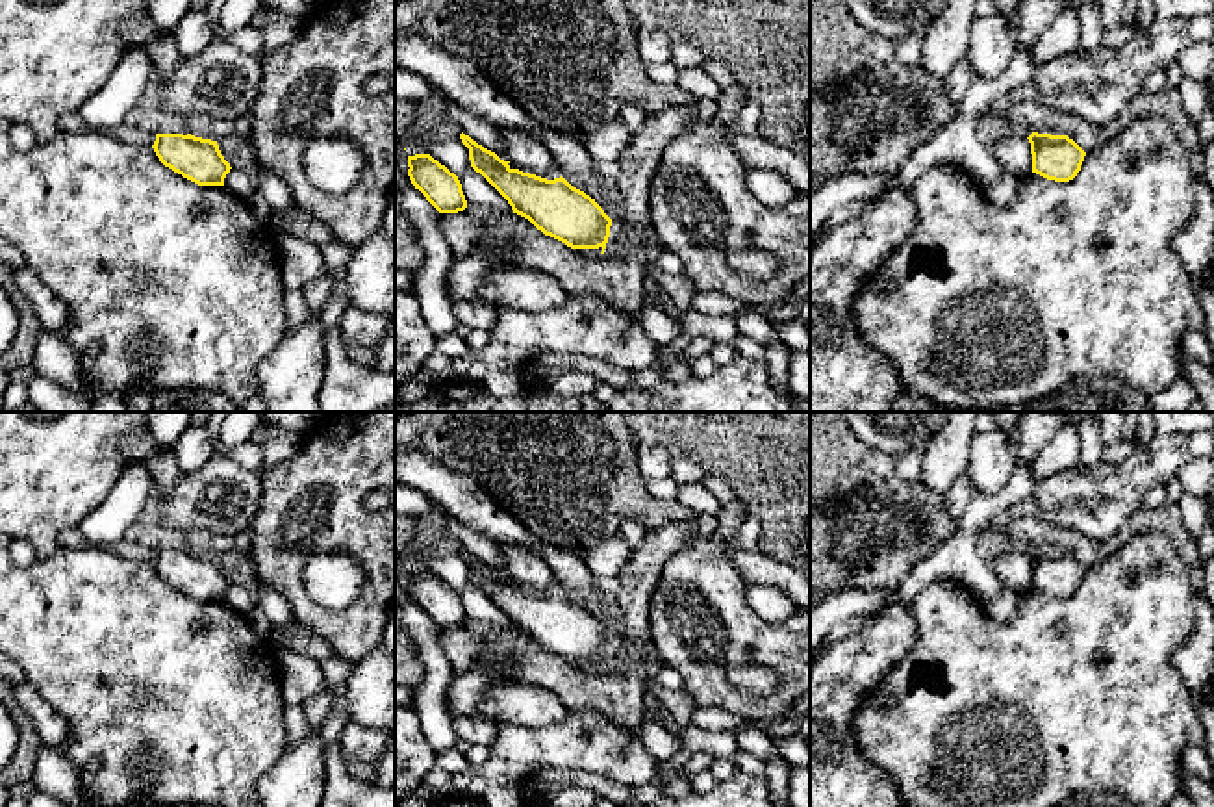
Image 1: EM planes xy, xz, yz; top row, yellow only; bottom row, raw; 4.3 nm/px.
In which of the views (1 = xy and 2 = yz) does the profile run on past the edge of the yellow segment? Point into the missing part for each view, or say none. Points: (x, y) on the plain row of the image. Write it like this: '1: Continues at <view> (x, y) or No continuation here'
1: No continuation here
2: No continuation here

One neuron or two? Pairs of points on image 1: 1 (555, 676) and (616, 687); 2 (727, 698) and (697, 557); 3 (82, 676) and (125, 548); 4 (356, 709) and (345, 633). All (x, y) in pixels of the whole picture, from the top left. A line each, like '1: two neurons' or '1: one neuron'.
1: one neuron
2: one neuron
3: two neurons
4: two neurons

